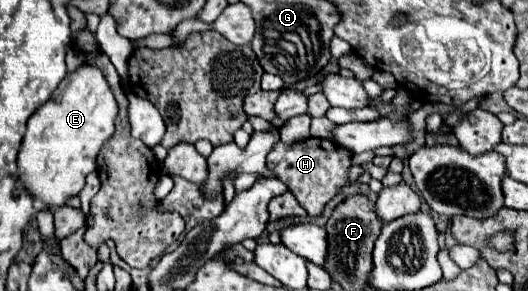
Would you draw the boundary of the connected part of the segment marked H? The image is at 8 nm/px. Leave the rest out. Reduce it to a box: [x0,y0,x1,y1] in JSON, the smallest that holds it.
[266,138,352,216]

